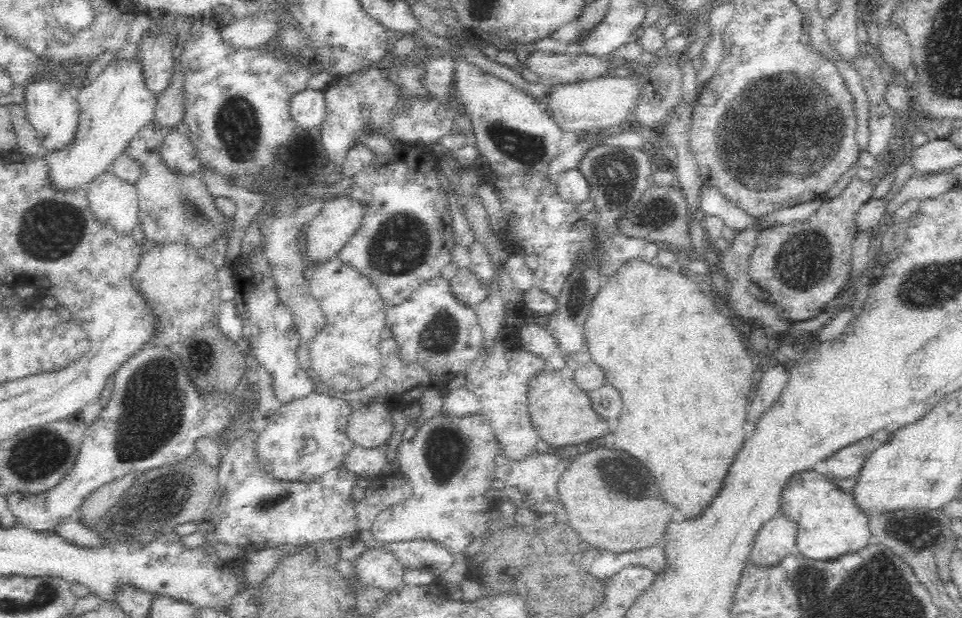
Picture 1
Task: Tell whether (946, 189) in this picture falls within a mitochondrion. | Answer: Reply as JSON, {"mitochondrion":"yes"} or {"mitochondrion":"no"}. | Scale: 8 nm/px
{"mitochondrion":"no"}

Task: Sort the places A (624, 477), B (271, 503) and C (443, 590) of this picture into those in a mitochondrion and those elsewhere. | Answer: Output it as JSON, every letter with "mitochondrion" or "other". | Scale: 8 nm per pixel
{"A":"mitochondrion","B":"mitochondrion","C":"other"}

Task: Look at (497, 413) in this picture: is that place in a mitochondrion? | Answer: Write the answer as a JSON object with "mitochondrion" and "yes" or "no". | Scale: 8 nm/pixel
{"mitochondrion":"no"}

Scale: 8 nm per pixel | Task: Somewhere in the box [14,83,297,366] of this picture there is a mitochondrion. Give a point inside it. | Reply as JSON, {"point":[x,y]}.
{"point":[49,231]}

